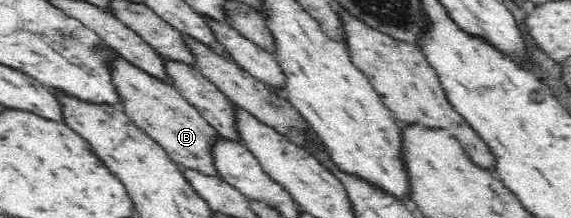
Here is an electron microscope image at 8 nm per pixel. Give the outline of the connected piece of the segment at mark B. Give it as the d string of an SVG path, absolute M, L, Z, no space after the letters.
M111 48L113 52L112 77L116 83L120 97L120 108L124 111L129 119L141 130L143 130L153 141L168 153L169 158L182 169L194 170L199 174L209 175L210 177L220 178L219 171L214 163L213 151L215 141L217 141L218 131L199 113L196 107L193 107L184 97L183 94L174 86L163 83L160 79L145 73L145 71L131 65L128 61L121 58Z

